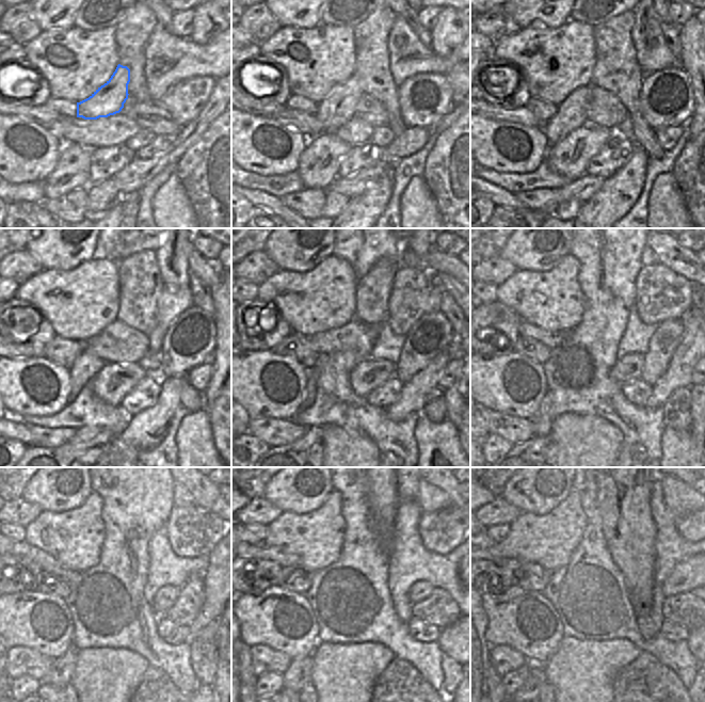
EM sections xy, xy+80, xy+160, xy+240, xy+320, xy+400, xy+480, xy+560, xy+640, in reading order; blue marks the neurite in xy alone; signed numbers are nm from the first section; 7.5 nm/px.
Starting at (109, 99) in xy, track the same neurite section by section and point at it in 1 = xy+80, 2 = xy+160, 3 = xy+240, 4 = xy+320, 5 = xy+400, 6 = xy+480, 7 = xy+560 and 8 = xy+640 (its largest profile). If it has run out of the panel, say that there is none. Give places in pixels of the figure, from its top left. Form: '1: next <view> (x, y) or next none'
1: next xy+80 (339, 107)
2: next xy+160 (571, 114)
3: next xy+240 (86, 365)
4: next xy+320 (309, 394)
5: next xy+400 (542, 421)
6: next xy+480 (61, 671)
7: next xy+560 (299, 673)
8: next xy+640 (537, 677)

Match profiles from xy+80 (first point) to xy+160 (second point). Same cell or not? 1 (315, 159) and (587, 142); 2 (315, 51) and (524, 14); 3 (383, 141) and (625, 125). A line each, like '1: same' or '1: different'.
1: same
2: different
3: same

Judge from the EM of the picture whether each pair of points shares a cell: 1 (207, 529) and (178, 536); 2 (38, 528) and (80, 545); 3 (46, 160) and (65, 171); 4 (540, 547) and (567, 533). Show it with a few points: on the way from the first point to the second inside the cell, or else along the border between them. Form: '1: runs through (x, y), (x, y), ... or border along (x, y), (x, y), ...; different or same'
1: runs through (199, 530), (192, 531), (186, 536); same
2: runs through (44, 536), (68, 538); same
3: border along (64, 143), (55, 166), (44, 180); different
4: runs through (546, 541), (561, 533); same

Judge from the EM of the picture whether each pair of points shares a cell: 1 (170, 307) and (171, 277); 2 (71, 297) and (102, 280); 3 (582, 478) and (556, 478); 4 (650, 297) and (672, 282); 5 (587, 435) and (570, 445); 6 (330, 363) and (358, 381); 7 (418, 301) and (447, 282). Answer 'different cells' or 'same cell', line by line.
1: different cells
2: same cell
3: different cells
4: same cell
5: same cell
6: different cells
7: different cells

